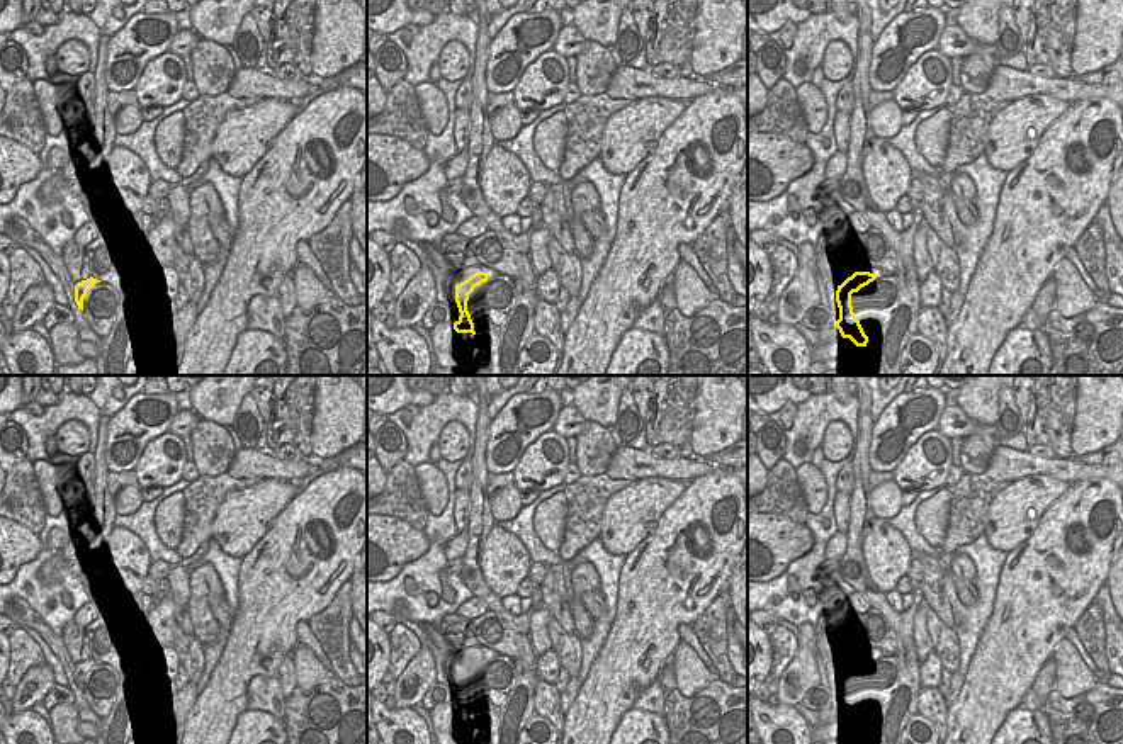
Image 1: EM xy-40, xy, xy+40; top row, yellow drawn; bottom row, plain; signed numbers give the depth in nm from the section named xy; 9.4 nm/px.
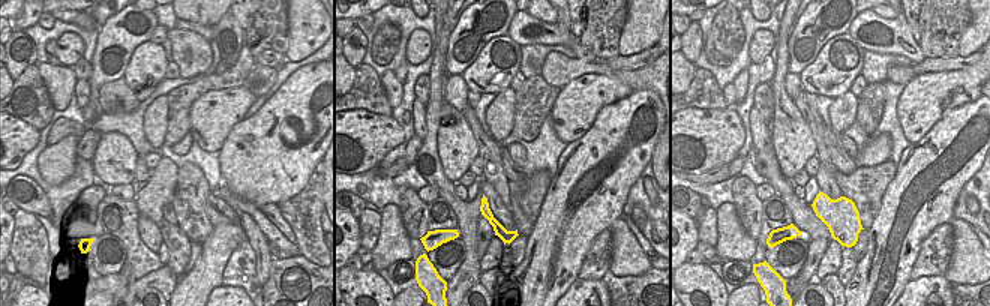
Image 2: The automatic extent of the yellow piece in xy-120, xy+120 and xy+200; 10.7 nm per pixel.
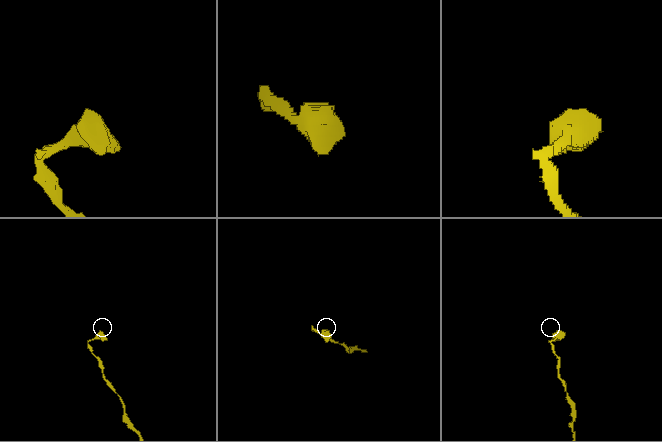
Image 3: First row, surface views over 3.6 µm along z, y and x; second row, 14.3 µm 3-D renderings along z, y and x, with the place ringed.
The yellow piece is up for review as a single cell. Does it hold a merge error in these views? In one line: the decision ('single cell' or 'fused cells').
fused cells

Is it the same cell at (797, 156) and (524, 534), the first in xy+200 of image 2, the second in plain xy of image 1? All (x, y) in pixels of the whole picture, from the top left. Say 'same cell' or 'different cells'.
different cells

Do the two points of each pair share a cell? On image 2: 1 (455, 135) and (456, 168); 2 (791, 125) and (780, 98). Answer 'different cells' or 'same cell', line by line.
1: same cell
2: same cell

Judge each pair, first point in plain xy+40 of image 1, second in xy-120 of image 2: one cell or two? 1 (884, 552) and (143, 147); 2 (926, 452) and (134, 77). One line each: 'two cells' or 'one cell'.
1: two cells
2: one cell

